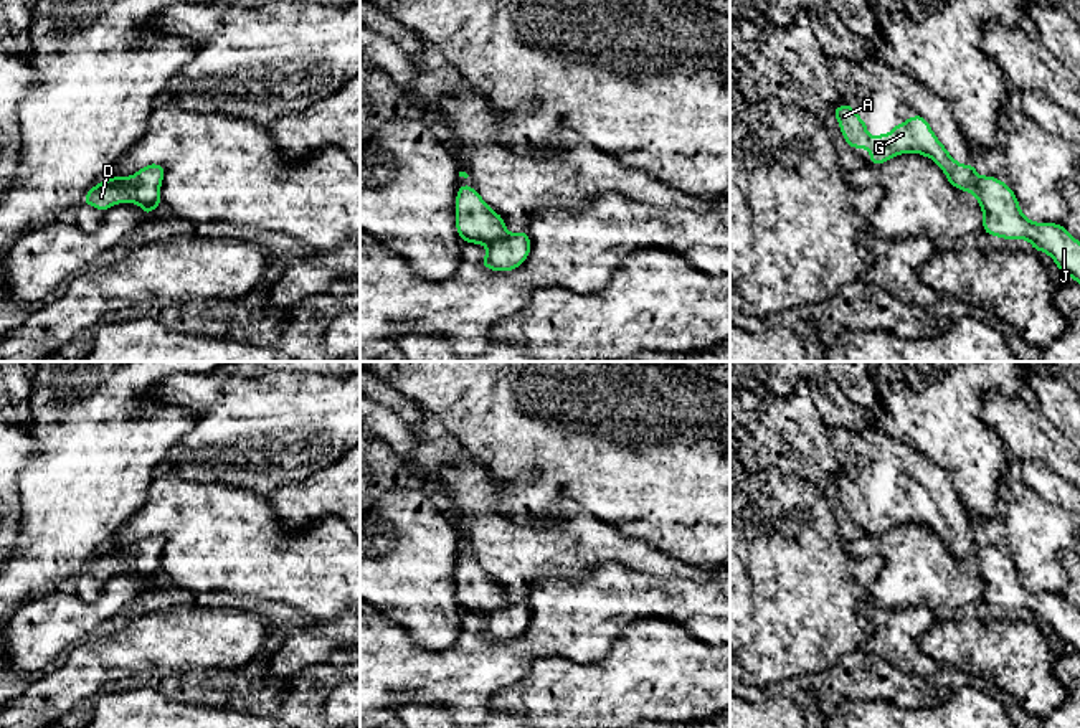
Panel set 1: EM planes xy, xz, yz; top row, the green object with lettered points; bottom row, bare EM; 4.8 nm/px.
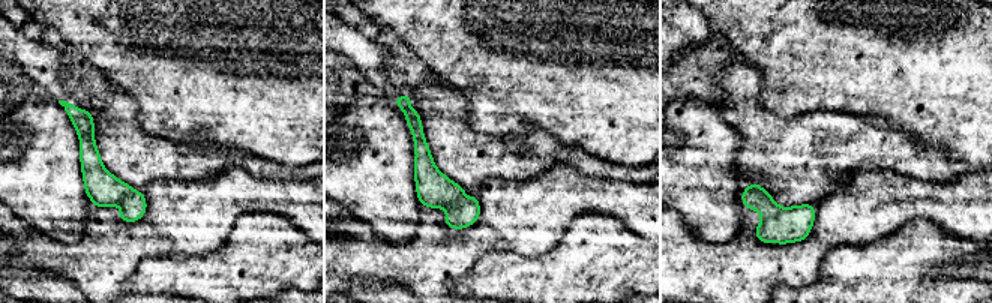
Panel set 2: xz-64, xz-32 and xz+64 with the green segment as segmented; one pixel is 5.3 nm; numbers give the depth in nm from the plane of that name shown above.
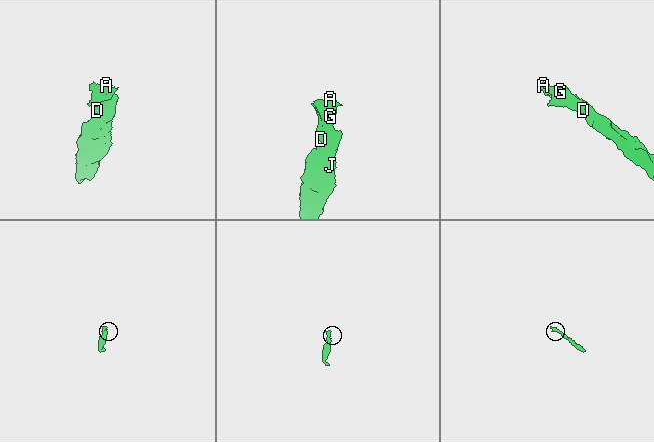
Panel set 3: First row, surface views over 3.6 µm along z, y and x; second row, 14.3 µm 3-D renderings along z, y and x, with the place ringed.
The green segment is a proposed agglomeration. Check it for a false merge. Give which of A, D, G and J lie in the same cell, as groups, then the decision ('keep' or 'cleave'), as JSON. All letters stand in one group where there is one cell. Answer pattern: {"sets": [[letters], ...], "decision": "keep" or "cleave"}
{"sets": [["A", "D", "G", "J"]], "decision": "keep"}

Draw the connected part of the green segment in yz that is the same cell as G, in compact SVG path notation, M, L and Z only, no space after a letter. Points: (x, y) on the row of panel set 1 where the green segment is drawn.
M852 104L837 106L834 117L852 150L864 147L870 152L870 165L882 165L907 152L935 160L954 188L976 196L984 215L983 229L989 236L1027 239L1034 251L1047 253L1063 276L1072 276L1080 284L1080 241L1062 225L1027 220L1009 185L992 175L979 177L974 163L958 163L920 114L897 124L890 134L877 137L867 134L867 122L859 117Z

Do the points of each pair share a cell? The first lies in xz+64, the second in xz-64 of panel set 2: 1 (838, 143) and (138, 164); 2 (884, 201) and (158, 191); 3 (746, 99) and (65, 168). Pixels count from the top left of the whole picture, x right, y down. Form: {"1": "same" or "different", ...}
{"1": "same", "2": "same", "3": "different"}

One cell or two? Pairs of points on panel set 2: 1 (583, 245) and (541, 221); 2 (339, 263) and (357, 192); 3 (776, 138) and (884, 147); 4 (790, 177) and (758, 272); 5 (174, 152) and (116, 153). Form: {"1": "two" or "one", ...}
{"1": "two", "2": "two", "3": "one", "4": "two", "5": "one"}

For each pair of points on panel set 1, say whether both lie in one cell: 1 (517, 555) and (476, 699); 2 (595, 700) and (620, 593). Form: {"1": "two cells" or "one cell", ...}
{"1": "two cells", "2": "two cells"}

